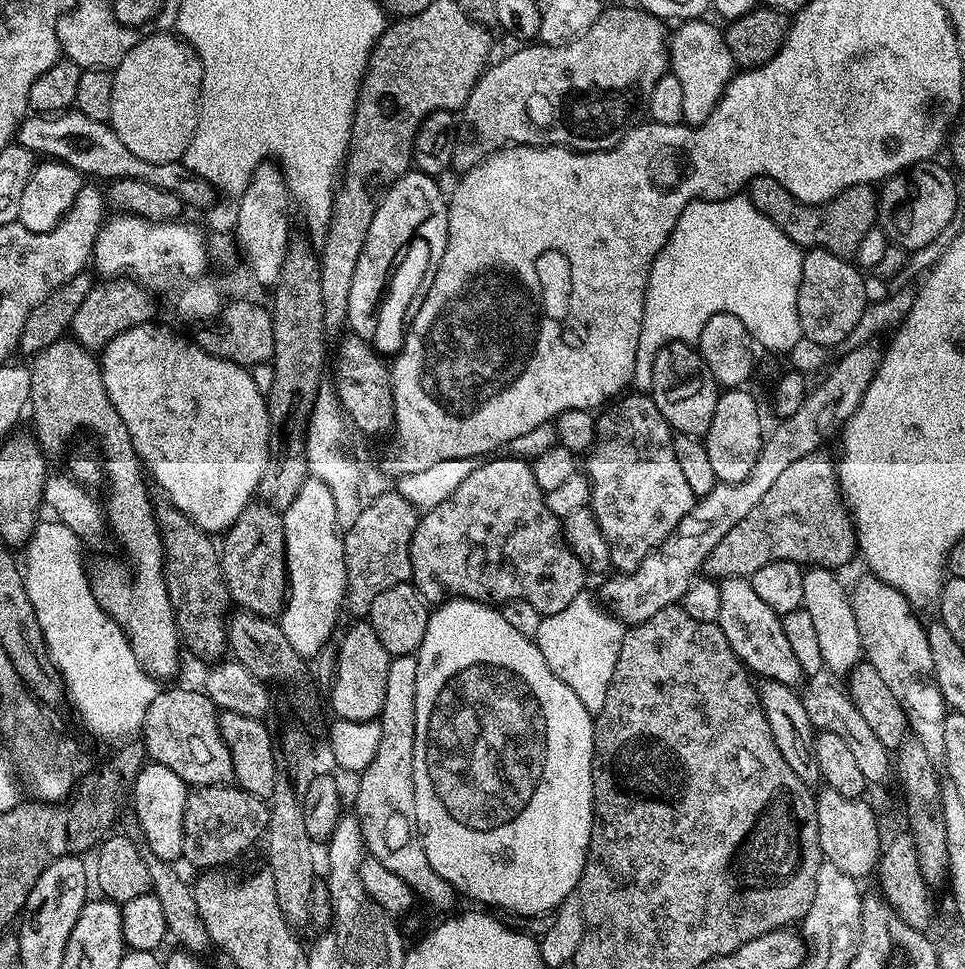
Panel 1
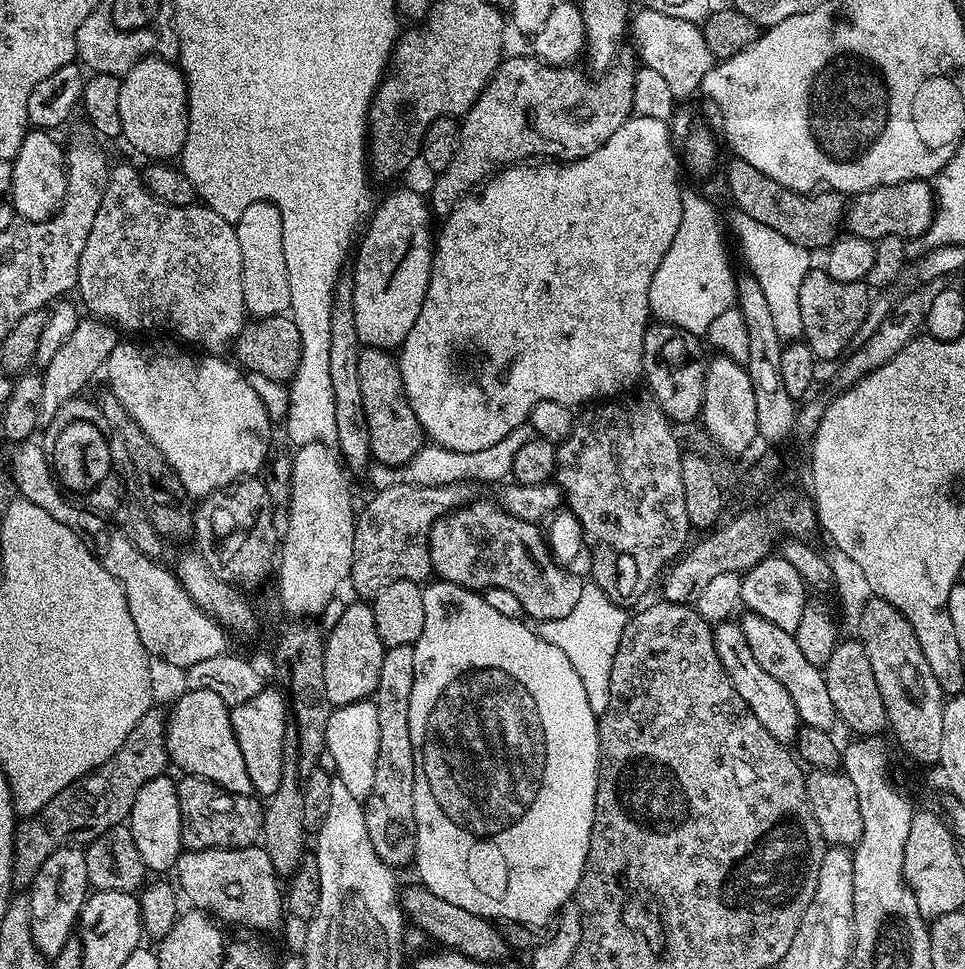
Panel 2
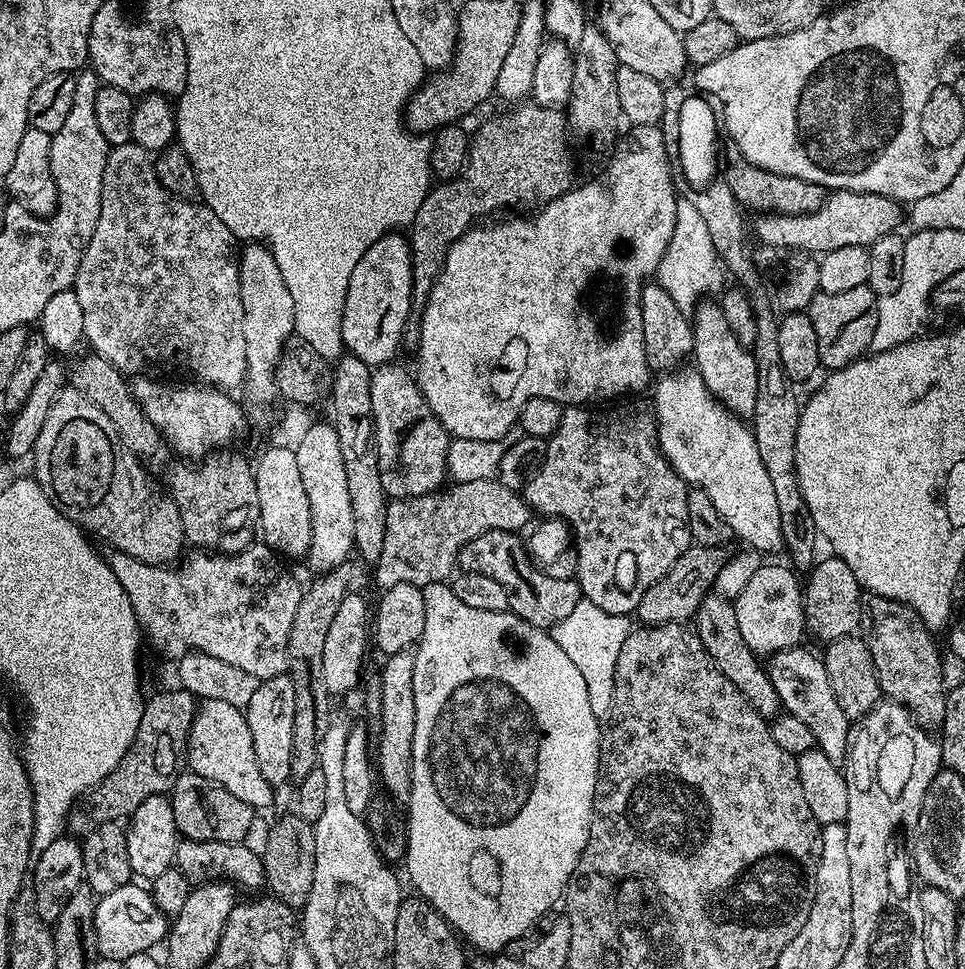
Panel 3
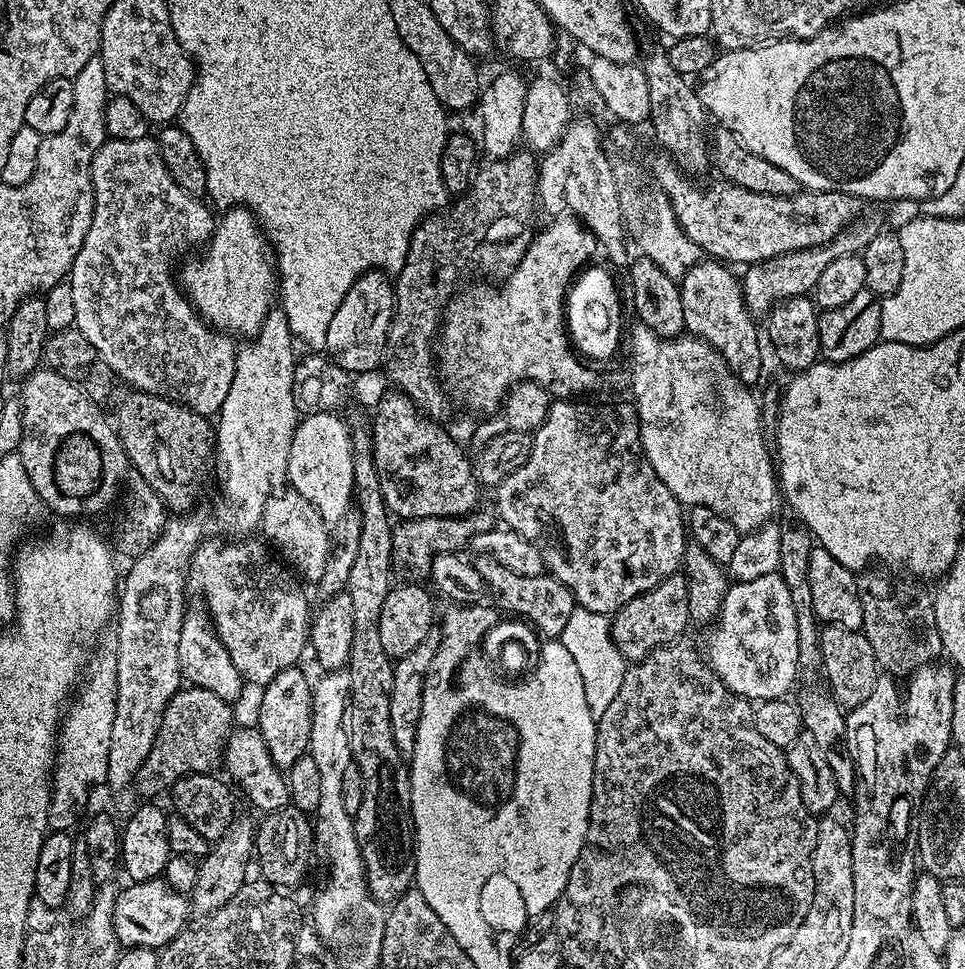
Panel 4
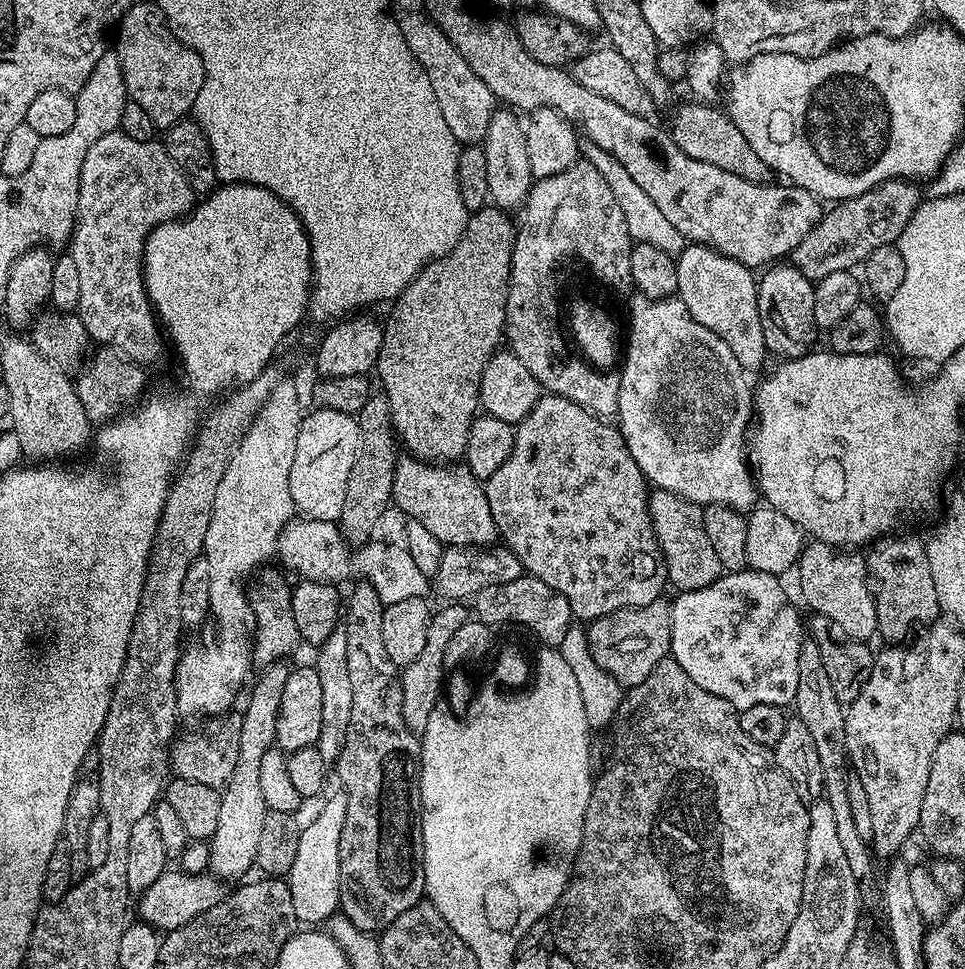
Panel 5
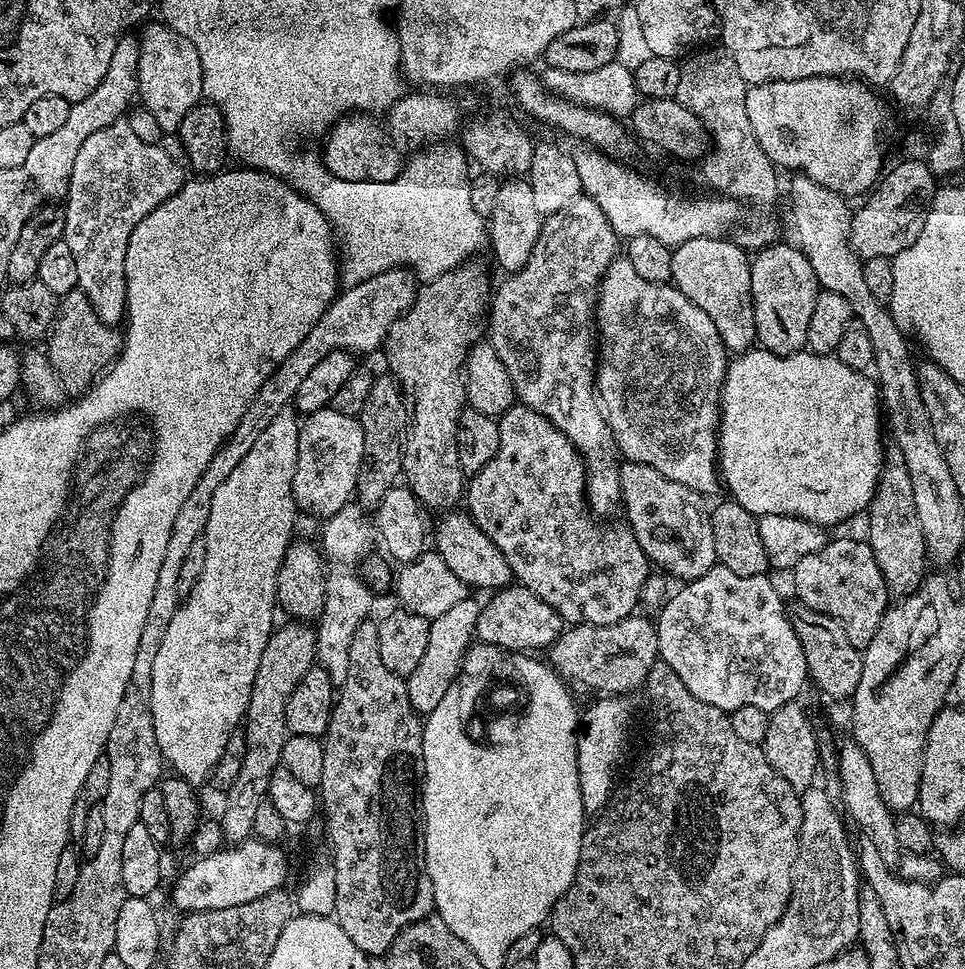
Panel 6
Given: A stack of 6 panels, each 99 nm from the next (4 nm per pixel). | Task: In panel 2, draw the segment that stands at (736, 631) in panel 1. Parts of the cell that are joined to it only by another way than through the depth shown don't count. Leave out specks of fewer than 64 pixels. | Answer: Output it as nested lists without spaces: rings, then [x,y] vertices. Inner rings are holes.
[[[745,611],[743,615],[739,617],[738,623],[742,633],[746,636],[747,645],[750,646],[755,661],[775,681],[782,682],[782,685],[786,686],[794,700],[801,721],[810,728],[831,729],[832,723],[837,723],[838,717],[834,710],[834,702],[830,702],[830,694],[826,691],[822,669],[814,666],[814,662],[808,661],[802,655],[802,649],[798,647],[793,633],[782,630],[782,626],[774,626],[774,622],[766,622],[766,618],[753,612]]]

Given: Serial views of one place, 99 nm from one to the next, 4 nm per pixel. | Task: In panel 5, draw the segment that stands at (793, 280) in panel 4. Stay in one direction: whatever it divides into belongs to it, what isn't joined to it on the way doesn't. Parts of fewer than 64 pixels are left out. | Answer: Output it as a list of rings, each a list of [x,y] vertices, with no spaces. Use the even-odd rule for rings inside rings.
[[[897,178],[882,182],[849,200],[833,203],[829,207],[832,209],[821,215],[814,230],[794,246],[791,264],[813,282],[826,278],[826,274],[846,272],[863,265],[865,258],[874,254],[878,246],[899,241],[906,222],[910,222],[914,210],[922,203],[922,195],[916,188],[919,187],[913,181]]]

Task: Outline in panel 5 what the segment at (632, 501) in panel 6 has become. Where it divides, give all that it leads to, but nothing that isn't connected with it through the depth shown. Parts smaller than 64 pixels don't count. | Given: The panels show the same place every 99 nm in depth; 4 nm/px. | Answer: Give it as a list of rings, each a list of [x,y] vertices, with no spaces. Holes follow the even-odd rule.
[[[655,489],[648,500],[651,522],[654,526],[656,541],[659,542],[664,558],[667,581],[681,592],[693,592],[710,586],[721,575],[723,568],[718,554],[711,545],[705,530],[705,516],[701,505],[675,495],[670,491]]]

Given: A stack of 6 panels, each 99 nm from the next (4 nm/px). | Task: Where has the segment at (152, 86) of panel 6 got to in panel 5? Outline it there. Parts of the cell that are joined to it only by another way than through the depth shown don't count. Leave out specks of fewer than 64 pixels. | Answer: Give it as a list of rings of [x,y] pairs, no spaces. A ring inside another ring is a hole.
[[[134,2],[120,19],[114,40],[114,51],[118,54],[118,62],[122,62],[128,99],[146,110],[150,122],[154,122],[158,130],[185,119],[198,98],[198,90],[202,90],[204,63],[195,50],[176,39],[160,7],[155,2]]]

